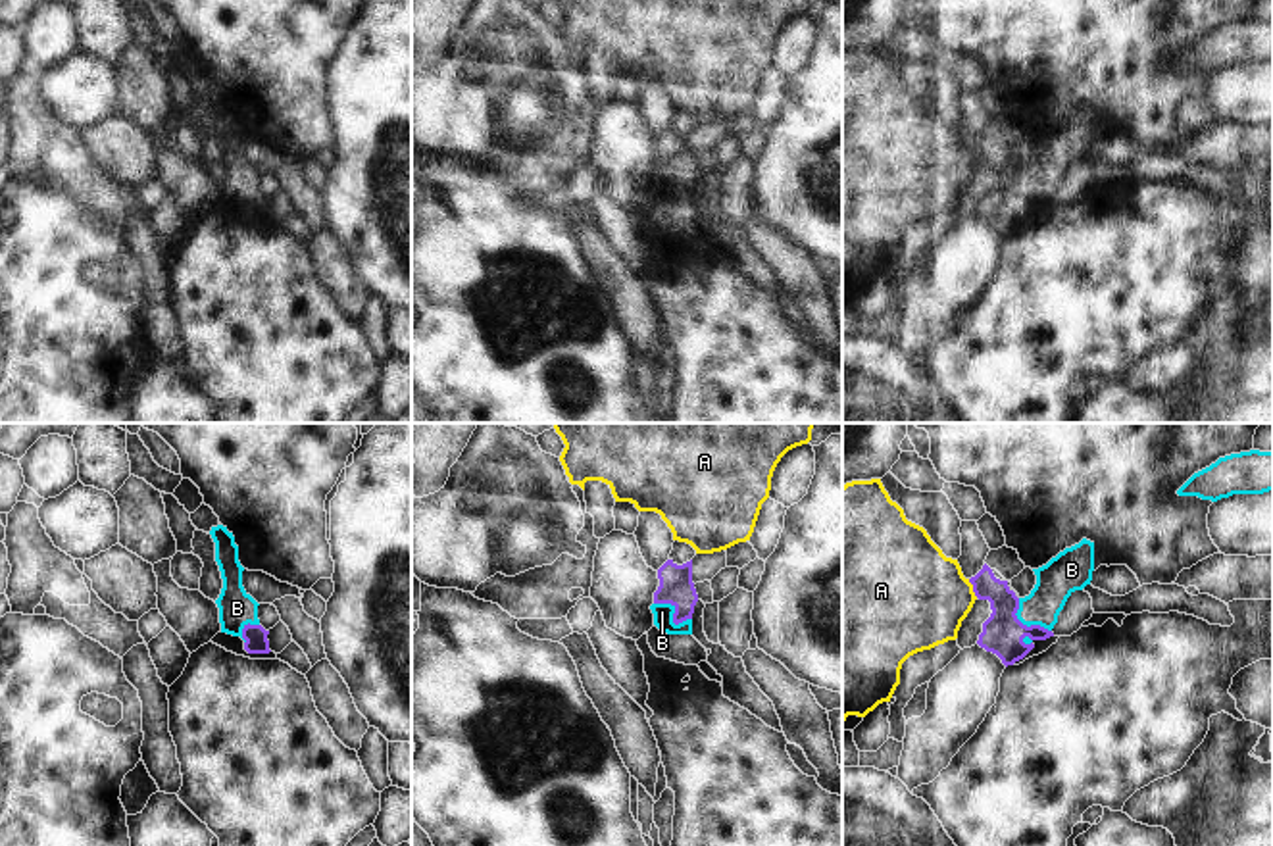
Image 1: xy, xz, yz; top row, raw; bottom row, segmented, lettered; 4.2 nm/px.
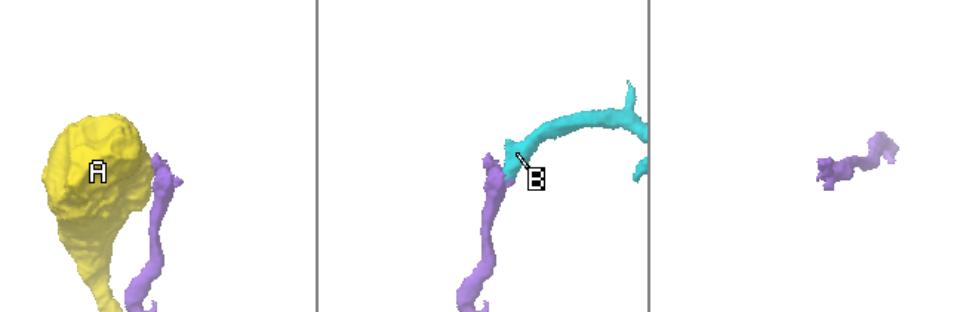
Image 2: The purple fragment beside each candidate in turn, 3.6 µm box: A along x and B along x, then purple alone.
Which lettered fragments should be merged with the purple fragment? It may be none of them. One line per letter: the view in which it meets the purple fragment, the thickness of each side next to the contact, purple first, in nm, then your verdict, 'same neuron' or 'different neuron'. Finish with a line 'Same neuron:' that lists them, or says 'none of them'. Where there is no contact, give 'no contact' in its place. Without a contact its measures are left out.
A: yz | 180/420 nm | different neuron
B: xz | 140/80 nm | same neuron
Same neuron: B

